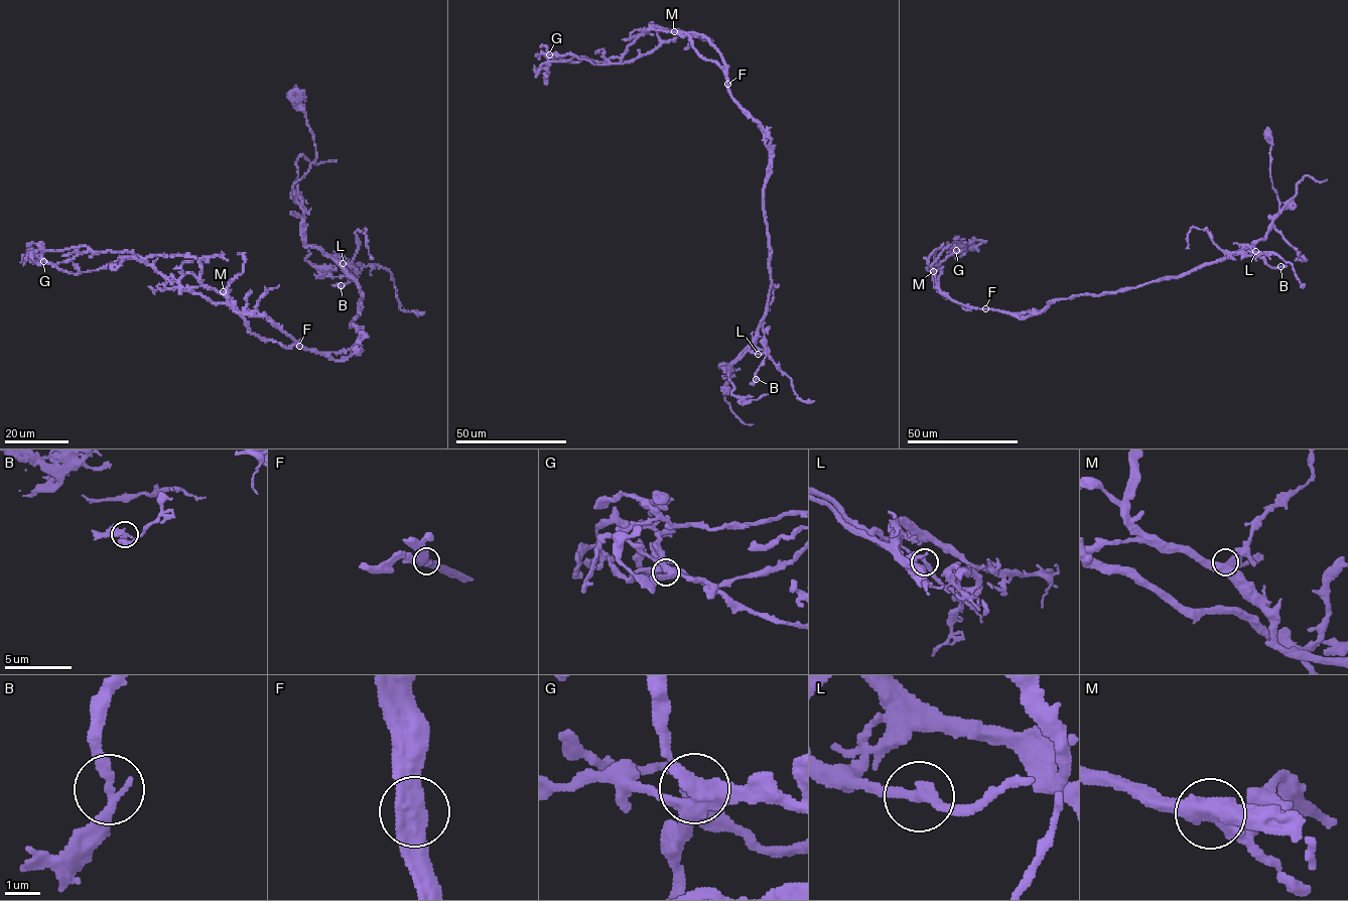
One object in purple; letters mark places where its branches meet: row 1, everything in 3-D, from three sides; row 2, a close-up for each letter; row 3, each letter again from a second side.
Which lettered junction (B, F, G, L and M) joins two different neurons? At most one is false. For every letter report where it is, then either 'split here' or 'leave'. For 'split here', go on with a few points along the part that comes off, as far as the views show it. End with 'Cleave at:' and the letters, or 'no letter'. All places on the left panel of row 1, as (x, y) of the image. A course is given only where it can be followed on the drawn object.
B: at (341, 285); leave
F: at (299, 346); split here; foreign part runs (299, 346), (339, 352), (360, 333), (350, 325), (359, 286), (306, 245), (298, 195), (301, 155), (336, 160)
G: at (43, 261); leave
L: at (343, 263); leave
M: at (223, 291); leave
Cleave at: F

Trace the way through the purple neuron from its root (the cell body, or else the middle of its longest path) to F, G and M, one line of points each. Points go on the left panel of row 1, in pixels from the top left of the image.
F: (294, 96), (316, 151), (293, 186), (306, 245), (362, 293), (352, 349), (299, 346)
G: (294, 96), (316, 151), (294, 198), (306, 245), (362, 293), (352, 349), (263, 340), (144, 259), (43, 261)
M: (294, 96), (316, 151), (293, 186), (306, 245), (358, 283), (359, 339), (340, 352), (263, 340), (223, 291)

